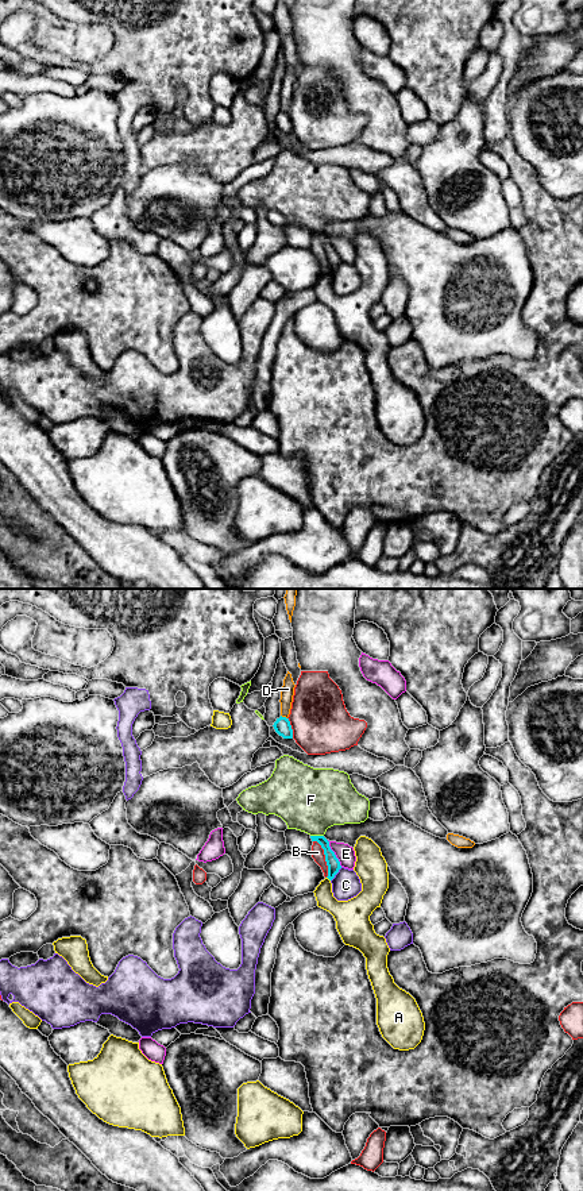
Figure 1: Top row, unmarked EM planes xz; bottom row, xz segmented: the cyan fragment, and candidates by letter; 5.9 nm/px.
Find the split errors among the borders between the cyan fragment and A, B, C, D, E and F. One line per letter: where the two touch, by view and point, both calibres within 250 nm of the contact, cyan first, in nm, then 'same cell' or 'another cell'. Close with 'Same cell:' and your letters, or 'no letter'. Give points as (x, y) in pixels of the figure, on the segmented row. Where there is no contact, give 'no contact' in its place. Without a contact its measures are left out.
A: meets cyan in xz at (328, 878); 80 nm thick on the cyan side, 180 nm on the other; another cell
B: meets cyan in xz at (325, 858); 80 nm thick on the cyan side, 80 nm on the other; another cell
C: meets cyan in xz at (336, 872); 80 nm thick on the cyan side, 170 nm on the other; another cell
D: meets cyan in xz at (284, 717); 100 nm thick on the cyan side, 80 nm on the other; another cell
E: meets cyan in xz at (334, 854); 80 nm thick on the cyan side, 110 nm on the other; another cell
F: meets cyan in xz at (317, 836); 80 nm thick on the cyan side, 380 nm on the other; another cell
Same cell: no letter

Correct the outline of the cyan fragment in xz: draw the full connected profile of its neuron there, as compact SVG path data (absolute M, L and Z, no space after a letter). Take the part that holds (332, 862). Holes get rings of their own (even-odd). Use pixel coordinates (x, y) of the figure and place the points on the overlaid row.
M310 836L312 841L317 841L321 848L324 849L325 862L328 866L328 879L332 880L335 875L341 868L339 859L336 857L335 852L329 847L329 841L324 836Z

